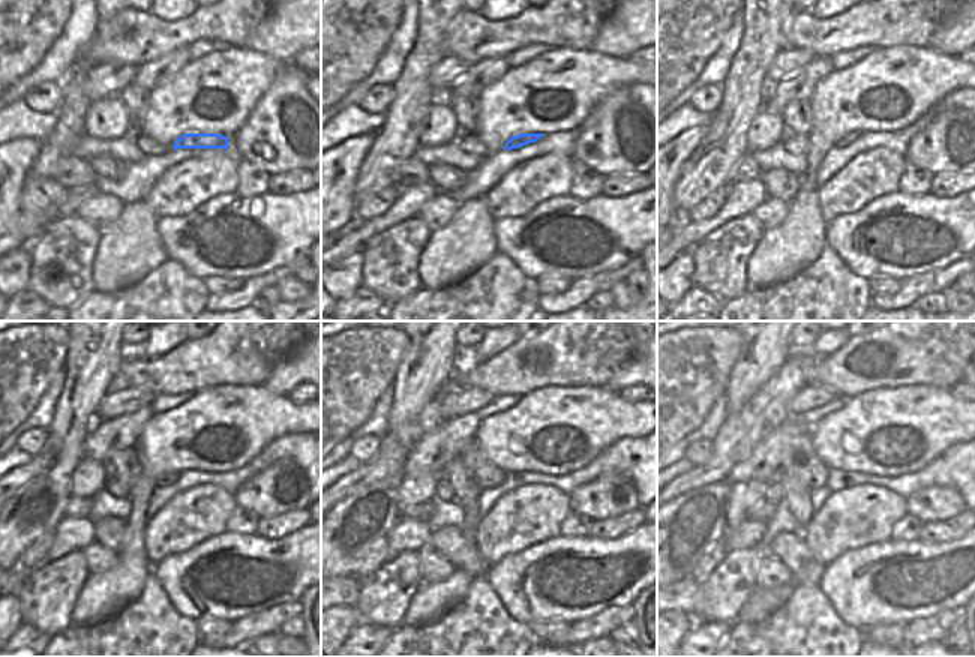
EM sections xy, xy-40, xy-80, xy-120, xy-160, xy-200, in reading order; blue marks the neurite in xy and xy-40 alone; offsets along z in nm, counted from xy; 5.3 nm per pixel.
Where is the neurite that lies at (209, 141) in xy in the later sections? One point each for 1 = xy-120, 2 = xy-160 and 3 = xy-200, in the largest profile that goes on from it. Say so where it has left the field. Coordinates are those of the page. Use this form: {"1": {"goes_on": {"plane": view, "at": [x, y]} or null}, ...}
{"1": {"goes_on": {"plane": "xy-120", "at": [167, 479]}}, "2": {"goes_on": {"plane": "xy-160", "at": [485, 474]}}, "3": {"goes_on": {"plane": "xy-200", "at": [798, 461]}}}

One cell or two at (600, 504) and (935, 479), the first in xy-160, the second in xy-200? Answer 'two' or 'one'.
two

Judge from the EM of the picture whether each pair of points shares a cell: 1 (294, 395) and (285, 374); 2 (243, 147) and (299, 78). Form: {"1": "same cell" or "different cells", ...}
{"1": "different cells", "2": "same cell"}

